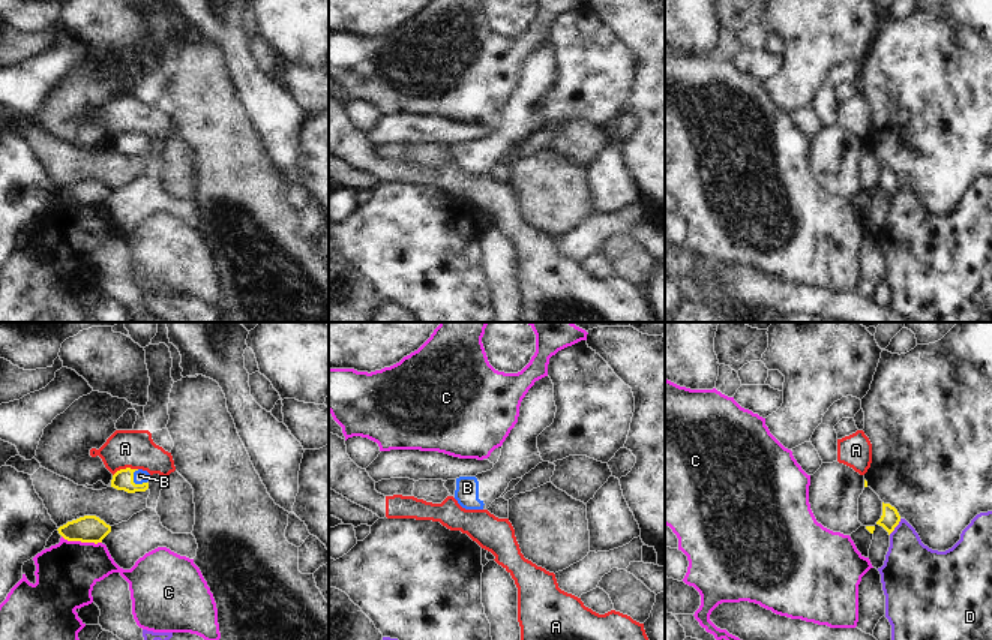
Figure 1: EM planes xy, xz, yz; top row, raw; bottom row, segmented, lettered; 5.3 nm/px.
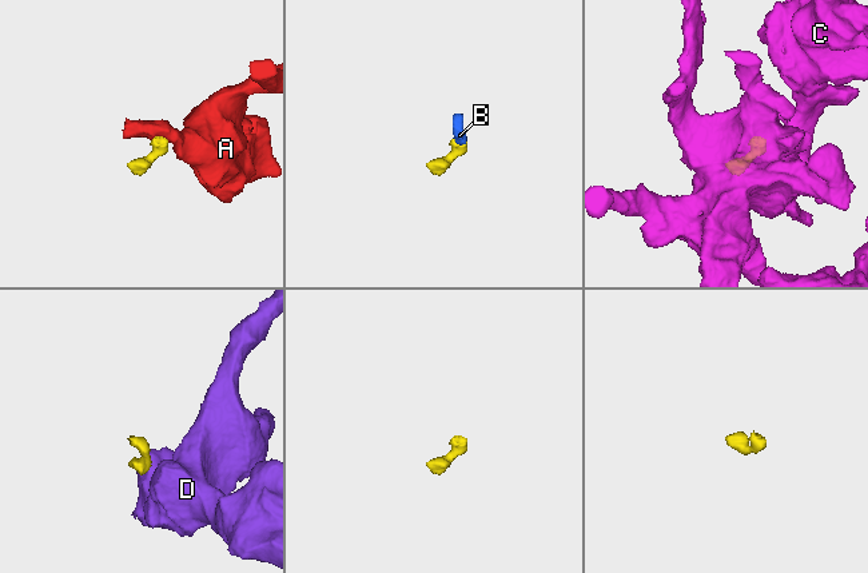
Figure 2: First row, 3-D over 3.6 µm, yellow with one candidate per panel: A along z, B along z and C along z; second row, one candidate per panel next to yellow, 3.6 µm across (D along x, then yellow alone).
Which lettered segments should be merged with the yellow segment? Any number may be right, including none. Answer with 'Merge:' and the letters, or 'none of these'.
Merge: B

